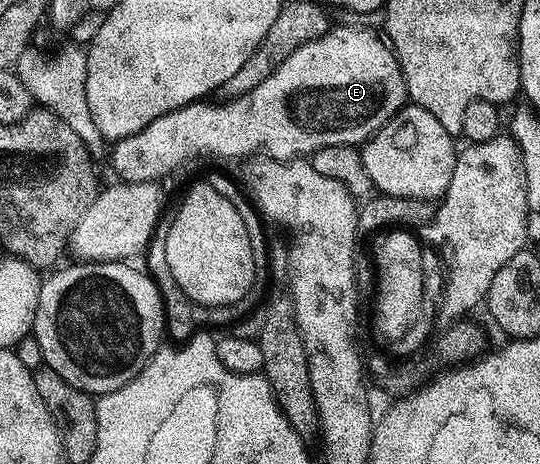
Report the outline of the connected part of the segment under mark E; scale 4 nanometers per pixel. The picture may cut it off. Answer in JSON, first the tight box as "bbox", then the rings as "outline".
{"bbox":[111,27,409,184],"outline":[[[332,27],[321,38],[317,38],[313,42],[305,42],[305,46],[293,50],[293,54],[289,54],[289,58],[285,58],[285,62],[281,62],[281,66],[277,66],[277,70],[273,70],[273,74],[269,74],[269,78],[265,78],[265,82],[261,82],[261,86],[257,86],[257,90],[249,90],[249,94],[236,96],[223,102],[227,104],[207,104],[211,102],[187,104],[184,108],[178,108],[153,122],[149,122],[149,126],[145,126],[145,130],[114,141],[112,148],[115,149],[111,152],[111,164],[115,167],[116,174],[119,175],[116,177],[125,184],[149,182],[150,180],[159,182],[164,179],[162,176],[169,175],[174,168],[181,167],[186,160],[191,160],[194,156],[243,156],[242,158],[250,158],[256,154],[262,154],[271,156],[275,160],[294,160],[304,154],[321,150],[325,146],[337,146],[338,144],[362,145],[370,140],[380,128],[386,126],[409,100],[403,71],[394,54],[392,45],[380,33],[379,36],[375,32],[370,32],[367,28]]]}

